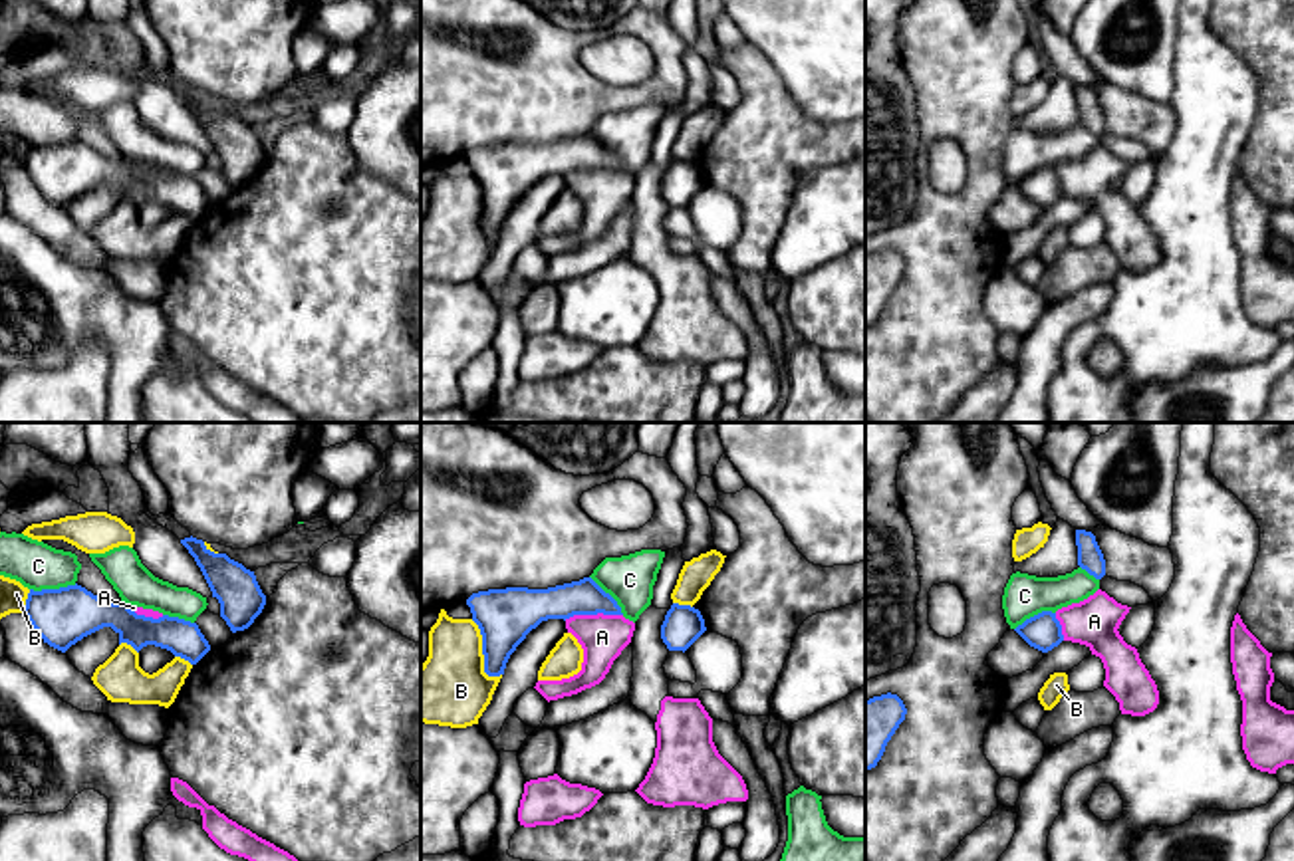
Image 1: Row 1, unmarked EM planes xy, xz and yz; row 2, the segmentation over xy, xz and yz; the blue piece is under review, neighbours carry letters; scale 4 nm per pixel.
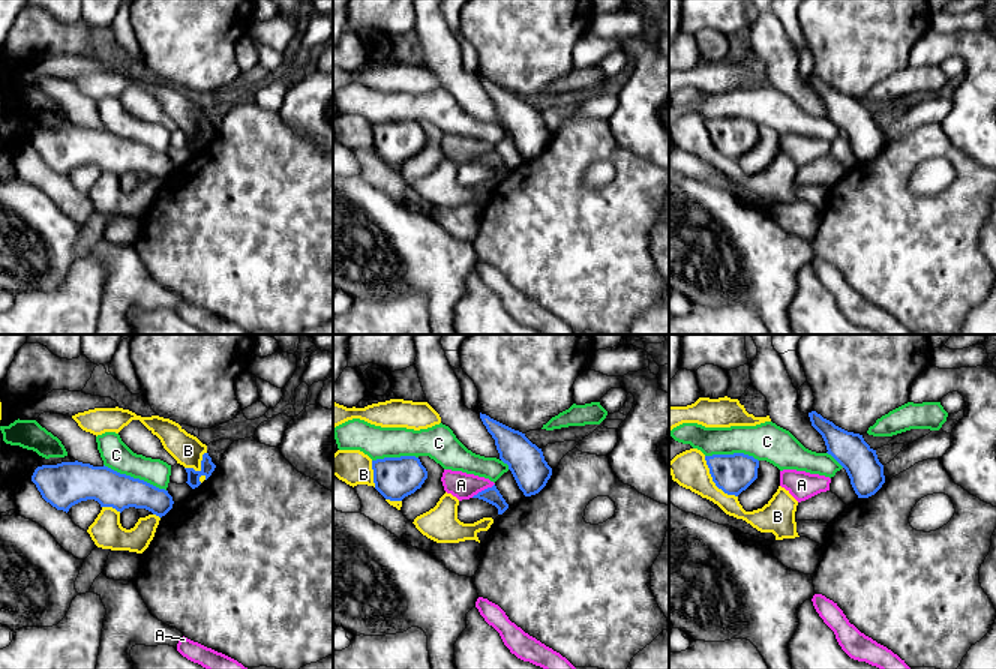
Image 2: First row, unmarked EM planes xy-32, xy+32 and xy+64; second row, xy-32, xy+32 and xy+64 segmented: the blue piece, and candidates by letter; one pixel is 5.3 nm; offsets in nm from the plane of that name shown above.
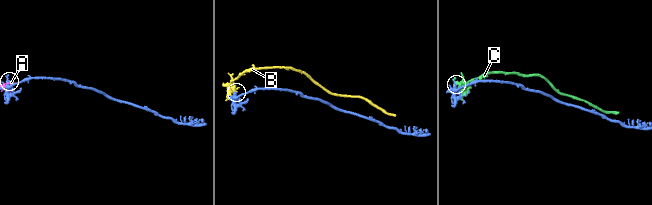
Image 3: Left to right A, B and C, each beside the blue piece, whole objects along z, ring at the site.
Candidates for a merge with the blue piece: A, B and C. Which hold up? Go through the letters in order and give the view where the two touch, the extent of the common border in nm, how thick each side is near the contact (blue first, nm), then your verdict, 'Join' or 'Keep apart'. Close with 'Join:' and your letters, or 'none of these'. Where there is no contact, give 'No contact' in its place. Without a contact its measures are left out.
A: Touches blue in xz. Shared border 240 nm. Thickness 150 nm (blue) against 190 nm. Keep apart
B: Touches blue in xz. Shared border 260 nm. Thickness 220 nm (blue) against 300 nm. Keep apart
C: Touches blue in xy. Shared border 190 nm. Thickness 240 nm (blue) against 190 nm. Keep apart
Join: none of these

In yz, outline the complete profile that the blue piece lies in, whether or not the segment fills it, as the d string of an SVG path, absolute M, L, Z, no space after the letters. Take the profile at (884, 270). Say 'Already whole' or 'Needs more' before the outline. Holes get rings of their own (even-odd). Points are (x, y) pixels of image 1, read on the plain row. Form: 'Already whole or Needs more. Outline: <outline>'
Already whole. Outline: M887 248L865 256L865 327L877 321L905 270L907 264L897 250Z

